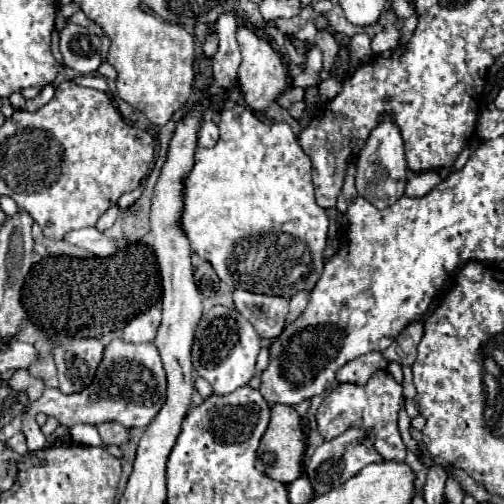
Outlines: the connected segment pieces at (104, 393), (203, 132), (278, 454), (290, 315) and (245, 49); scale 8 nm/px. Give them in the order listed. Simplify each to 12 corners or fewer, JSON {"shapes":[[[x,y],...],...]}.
{"shapes":[[[153,342],[105,346],[91,386],[49,388],[23,412],[28,450],[63,426],[145,428],[165,402]],[[205,120],[199,130],[199,146],[211,148],[219,140],[215,122]],[[271,406],[257,470],[291,484],[305,436],[293,406]],[[299,292],[289,300],[287,324],[303,312],[303,294]],[[253,30],[237,32],[239,86],[263,112],[289,86],[279,54]]]}

